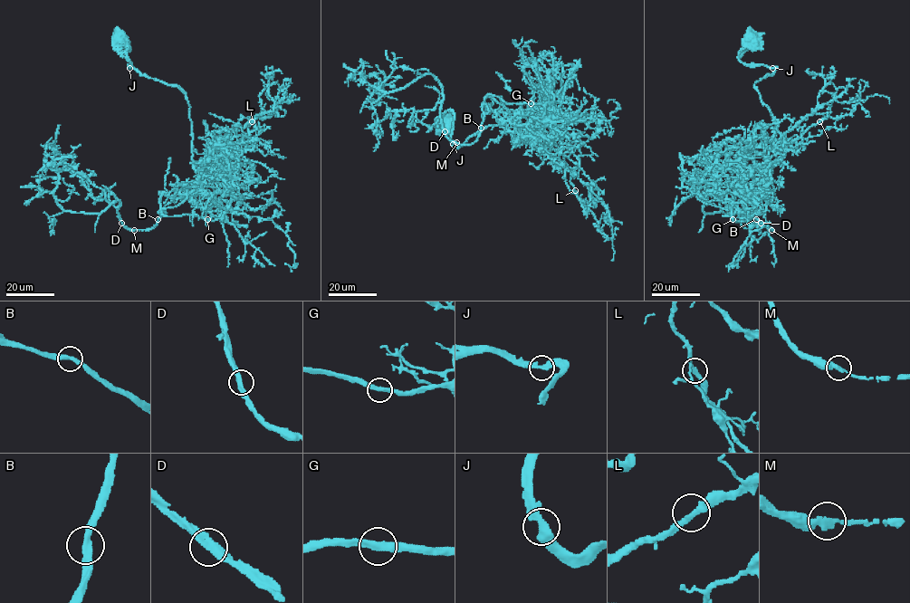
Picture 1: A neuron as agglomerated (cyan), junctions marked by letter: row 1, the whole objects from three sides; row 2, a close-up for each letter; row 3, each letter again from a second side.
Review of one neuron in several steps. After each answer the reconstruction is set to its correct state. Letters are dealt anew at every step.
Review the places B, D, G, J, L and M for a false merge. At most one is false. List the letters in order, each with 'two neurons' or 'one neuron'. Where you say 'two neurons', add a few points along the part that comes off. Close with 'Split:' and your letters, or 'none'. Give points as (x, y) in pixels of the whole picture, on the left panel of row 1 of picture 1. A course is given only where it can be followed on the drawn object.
B: one neuron
D: one neuron
G: one neuron
J: one neuron
L: one neuron
M: one neuron
Split: none

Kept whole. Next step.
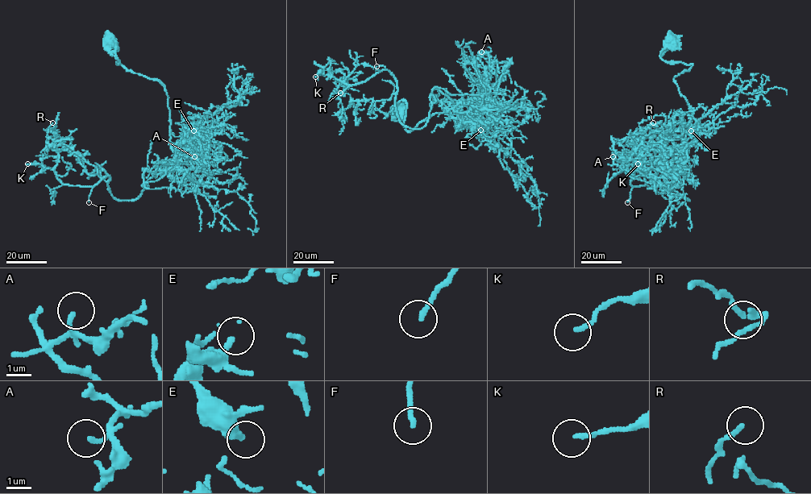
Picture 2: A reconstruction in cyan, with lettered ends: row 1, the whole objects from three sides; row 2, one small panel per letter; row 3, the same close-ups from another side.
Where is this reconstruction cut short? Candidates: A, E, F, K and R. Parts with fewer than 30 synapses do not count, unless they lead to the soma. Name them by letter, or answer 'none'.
F

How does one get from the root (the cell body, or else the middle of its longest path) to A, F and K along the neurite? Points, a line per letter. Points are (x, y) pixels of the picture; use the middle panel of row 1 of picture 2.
A: (398, 110), (403, 99), (409, 131), (443, 113), (457, 130), (486, 90), (492, 61), (481, 51)
F: (398, 110), (409, 131), (467, 120), (430, 94), (426, 124), (405, 127), (376, 66)
K: (398, 110), (409, 131), (467, 120), (430, 94), (426, 124), (405, 127), (388, 70), (315, 76)

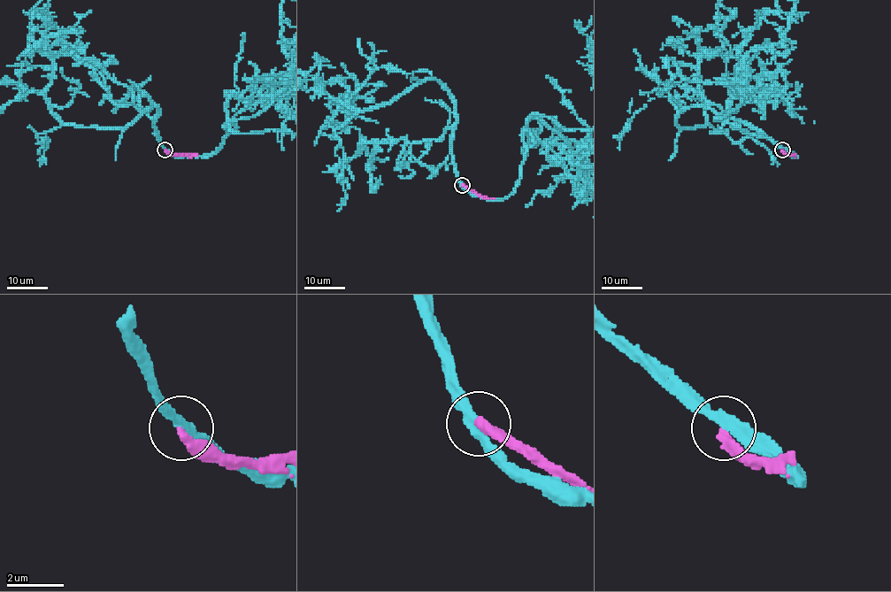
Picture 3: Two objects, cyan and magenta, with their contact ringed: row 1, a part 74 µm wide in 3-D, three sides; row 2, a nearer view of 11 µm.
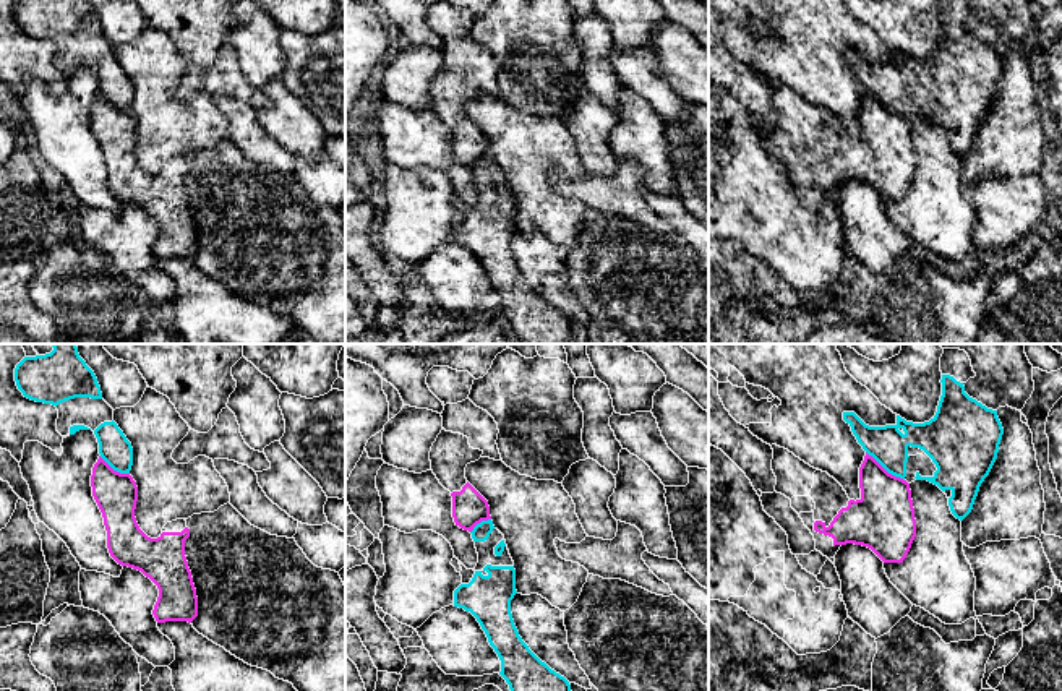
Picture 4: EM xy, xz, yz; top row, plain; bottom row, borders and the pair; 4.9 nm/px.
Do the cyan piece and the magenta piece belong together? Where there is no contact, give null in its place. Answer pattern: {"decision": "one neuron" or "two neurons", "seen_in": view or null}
{"decision": "two neurons", "seen_in": "yz"}

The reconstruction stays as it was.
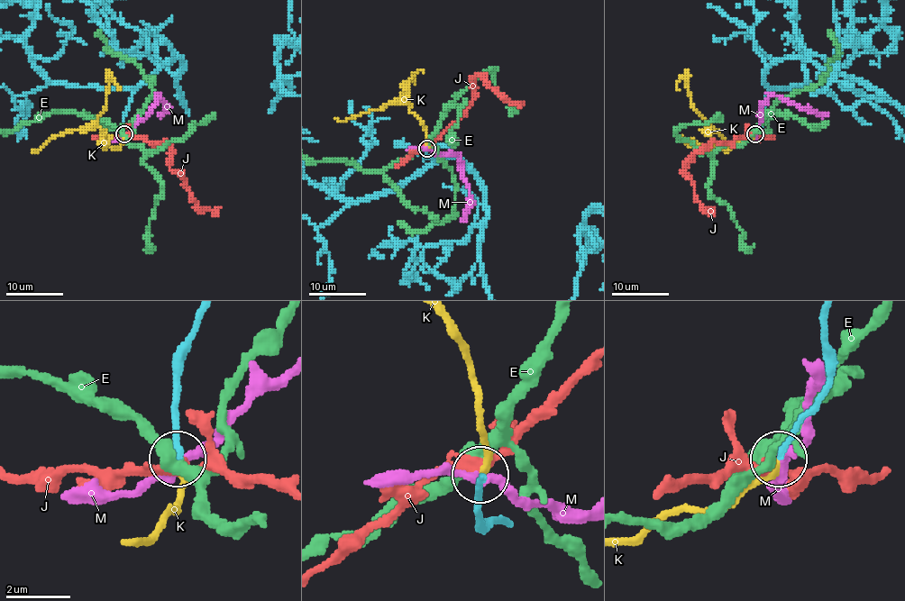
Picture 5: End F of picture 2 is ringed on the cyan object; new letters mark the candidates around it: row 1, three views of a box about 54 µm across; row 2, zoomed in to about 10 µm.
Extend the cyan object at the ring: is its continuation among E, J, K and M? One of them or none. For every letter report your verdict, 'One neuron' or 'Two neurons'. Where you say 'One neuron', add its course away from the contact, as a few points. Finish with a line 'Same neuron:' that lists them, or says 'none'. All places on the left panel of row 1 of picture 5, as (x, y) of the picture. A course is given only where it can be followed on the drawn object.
E: Two neurons
J: Two neurons
K: One neuron. Its course: (124, 133), (118, 148), (107, 146), (108, 139), (97, 124), (97, 119), (104, 111), (111, 77), (120, 90)
M: Two neurons
Same neuron: K

